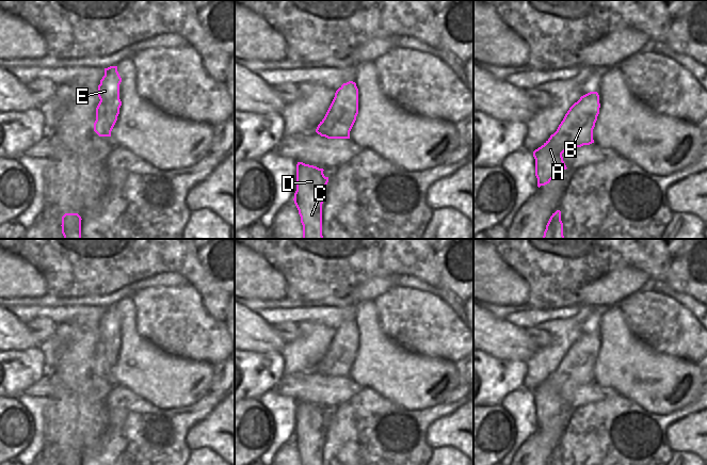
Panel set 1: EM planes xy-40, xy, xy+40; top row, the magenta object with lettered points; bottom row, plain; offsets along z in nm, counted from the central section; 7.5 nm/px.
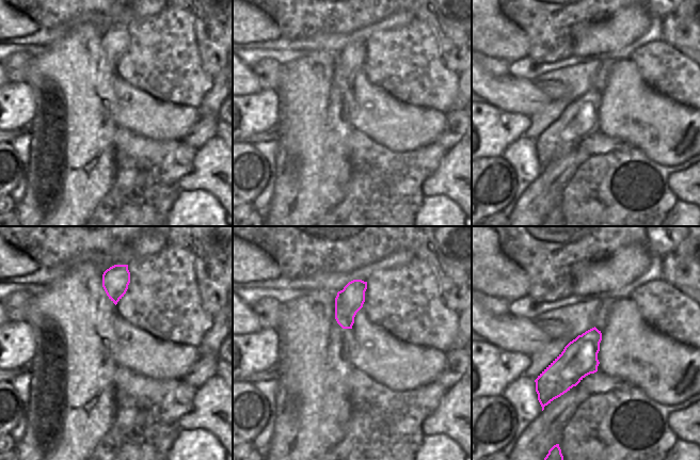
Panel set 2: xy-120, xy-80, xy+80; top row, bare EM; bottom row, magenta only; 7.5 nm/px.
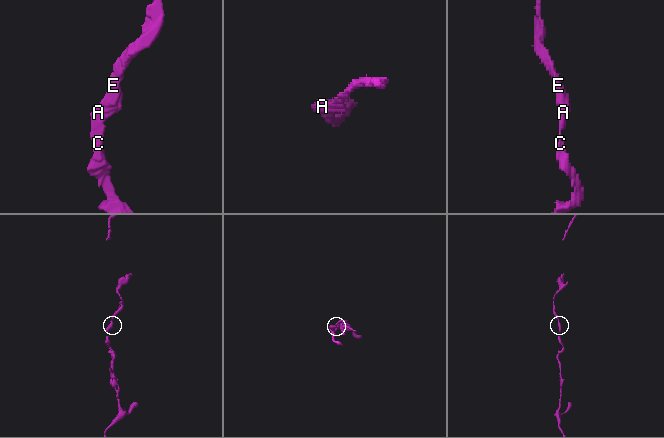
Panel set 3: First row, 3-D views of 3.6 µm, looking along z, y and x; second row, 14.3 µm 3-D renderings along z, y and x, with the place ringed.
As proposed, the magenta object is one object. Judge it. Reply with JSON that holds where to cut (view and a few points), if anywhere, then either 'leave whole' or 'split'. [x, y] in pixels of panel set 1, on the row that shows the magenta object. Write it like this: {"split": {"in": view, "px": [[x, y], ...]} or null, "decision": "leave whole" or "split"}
{"split": null, "decision": "leave whole"}

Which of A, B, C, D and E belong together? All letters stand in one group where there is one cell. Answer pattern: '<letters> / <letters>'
A B C D E

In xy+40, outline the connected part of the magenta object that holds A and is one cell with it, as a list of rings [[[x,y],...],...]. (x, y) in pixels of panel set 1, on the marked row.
[[[590,92],[575,102],[557,131],[533,151],[537,187],[545,186],[566,170],[562,154],[594,143],[593,129],[599,114],[599,95]]]

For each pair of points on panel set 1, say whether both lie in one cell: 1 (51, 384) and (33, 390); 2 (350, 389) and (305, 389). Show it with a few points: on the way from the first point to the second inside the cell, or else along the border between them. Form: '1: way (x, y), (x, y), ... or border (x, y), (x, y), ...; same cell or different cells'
1: way (47, 386), (37, 389); same cell
2: way (339, 389), (316, 389); same cell

